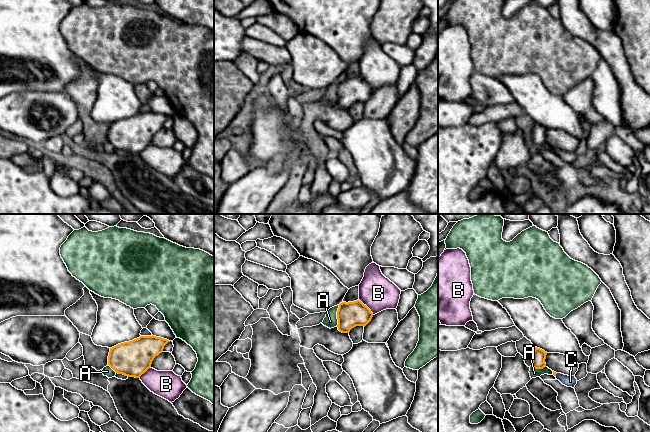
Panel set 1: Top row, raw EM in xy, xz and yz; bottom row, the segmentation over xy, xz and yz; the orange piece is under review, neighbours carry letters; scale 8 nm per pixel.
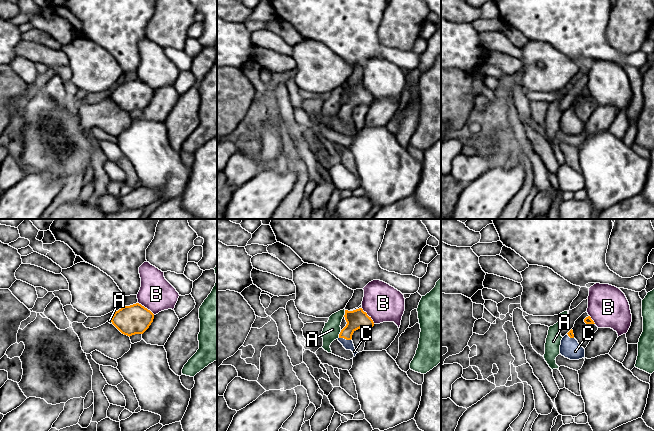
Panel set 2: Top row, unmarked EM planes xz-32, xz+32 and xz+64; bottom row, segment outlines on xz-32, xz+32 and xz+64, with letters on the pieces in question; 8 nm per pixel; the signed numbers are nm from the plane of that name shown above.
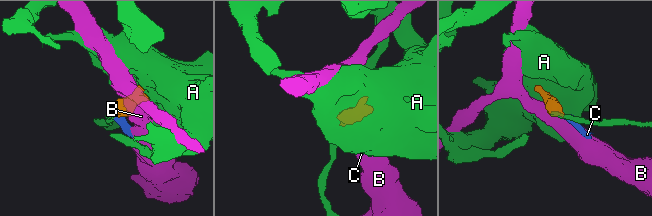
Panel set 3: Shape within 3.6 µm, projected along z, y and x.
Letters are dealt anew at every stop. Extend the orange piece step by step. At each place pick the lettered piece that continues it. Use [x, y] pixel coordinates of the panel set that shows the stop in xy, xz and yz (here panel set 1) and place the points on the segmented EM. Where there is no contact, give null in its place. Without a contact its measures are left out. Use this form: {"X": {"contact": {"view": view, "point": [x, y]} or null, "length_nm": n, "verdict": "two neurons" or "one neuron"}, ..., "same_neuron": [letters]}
{"A": {"contact": {"view": "xz", "point": [337, 316]}, "length_nm": 180, "verdict": "two neurons"}, "B": {"contact": {"view": "xz", "point": [367, 307]}, "length_nm": 170, "verdict": "two neurons"}, "C": {"contact": {"view": "yz", "point": [555, 375]}, "length_nm": 40, "verdict": "one neuron"}, "same_neuron": ["C"]}

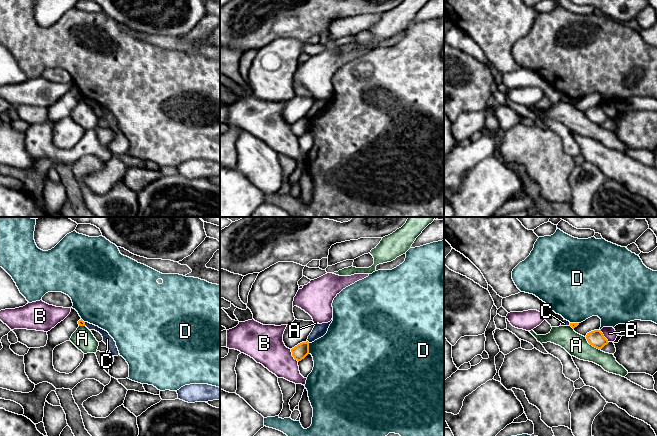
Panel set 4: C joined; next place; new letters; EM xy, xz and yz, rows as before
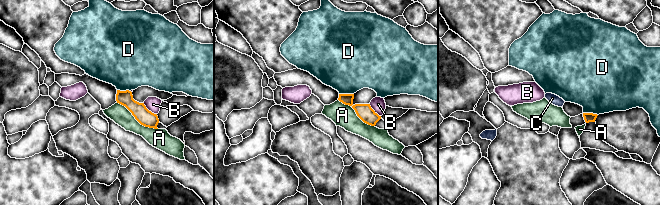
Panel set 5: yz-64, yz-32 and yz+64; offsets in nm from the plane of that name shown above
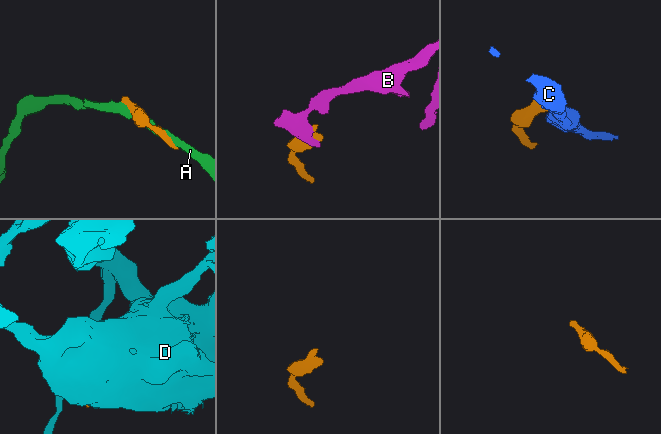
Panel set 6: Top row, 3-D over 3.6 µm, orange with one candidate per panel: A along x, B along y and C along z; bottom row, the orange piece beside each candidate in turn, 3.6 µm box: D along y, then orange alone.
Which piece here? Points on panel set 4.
{"A": {"contact": {"view": "yz", "point": [591, 344]}, "length_nm": 160, "verdict": "two neurons"}, "B": {"contact": {"view": "xz", "point": [292, 355]}, "length_nm": 120, "verdict": "two neurons"}, "C": {"contact": {"view": "xy", "point": [84, 324]}, "length_nm": 30, "verdict": "two neurons"}, "D": {"contact": {"view": "xz", "point": [308, 348]}, "length_nm": 90, "verdict": "two neurons"}, "same_neuron": []}

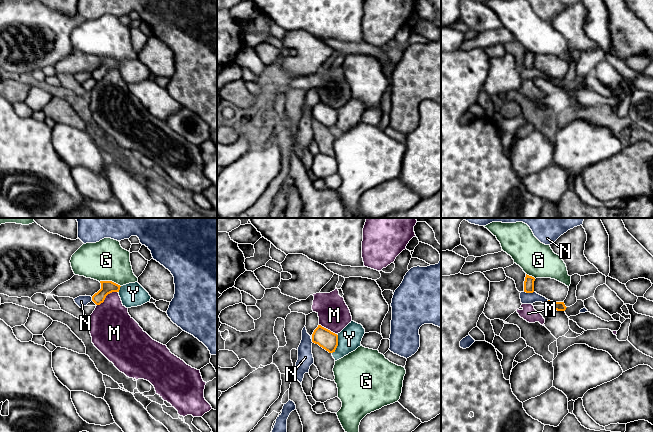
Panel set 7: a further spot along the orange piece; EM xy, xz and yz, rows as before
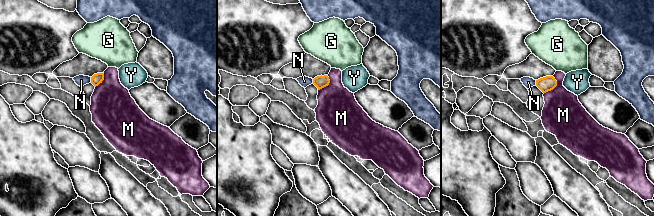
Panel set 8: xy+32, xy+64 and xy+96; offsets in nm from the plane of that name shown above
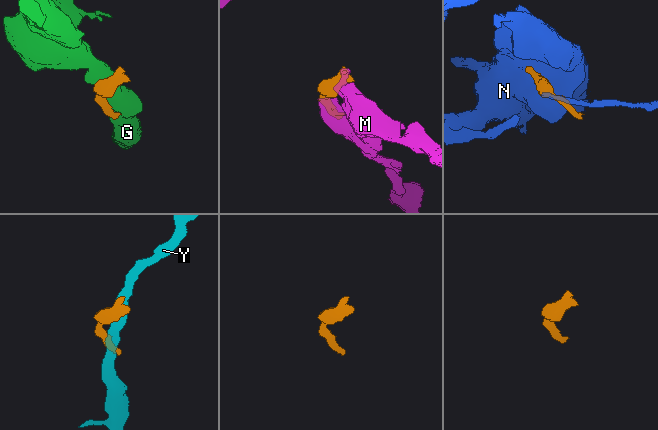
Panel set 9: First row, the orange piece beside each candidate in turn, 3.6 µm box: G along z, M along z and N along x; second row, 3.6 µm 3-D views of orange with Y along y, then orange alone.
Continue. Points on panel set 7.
{"G": {"contact": {"view": "xy", "point": [110, 281]}, "length_nm": 180, "verdict": "two neurons"}, "M": {"contact": {"view": "xy", "point": [106, 295]}, "length_nm": 200, "verdict": "two neurons"}, "N": {"contact": {"view": "yz", "point": [529, 292]}, "length_nm": 80, "verdict": "two neurons"}, "Y": {"contact": {"view": "xz", "point": [337, 344]}, "length_nm": 170, "verdict": "two neurons"}, "same_neuron": []}

